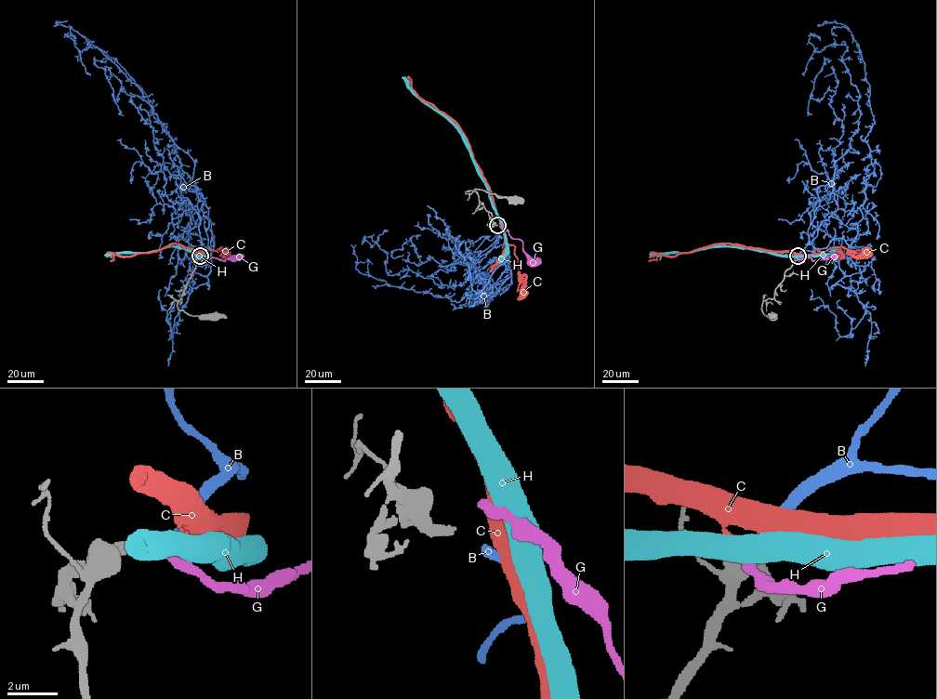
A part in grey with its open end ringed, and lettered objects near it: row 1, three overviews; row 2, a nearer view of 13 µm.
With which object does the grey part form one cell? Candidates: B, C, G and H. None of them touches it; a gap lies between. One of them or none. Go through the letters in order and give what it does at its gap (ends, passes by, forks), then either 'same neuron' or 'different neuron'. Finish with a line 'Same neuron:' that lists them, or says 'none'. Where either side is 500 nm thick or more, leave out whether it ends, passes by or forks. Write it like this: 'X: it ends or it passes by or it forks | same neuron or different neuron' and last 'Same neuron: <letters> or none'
B: it ends | same neuron
C: different neuron
G: it ends | different neuron
H: different neuron
Same neuron: B

